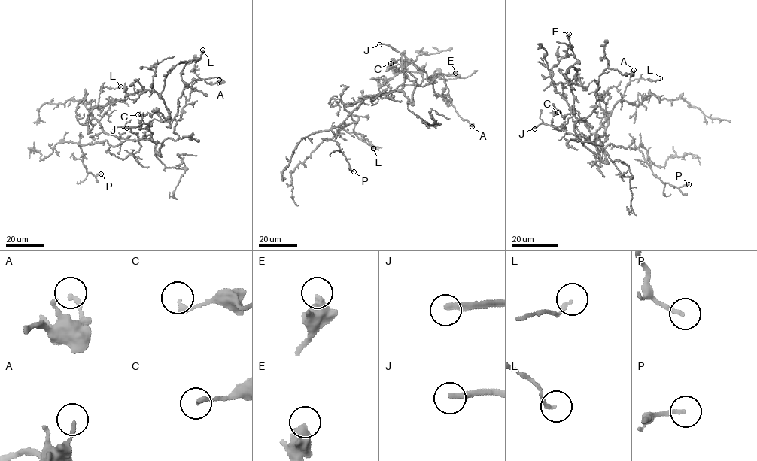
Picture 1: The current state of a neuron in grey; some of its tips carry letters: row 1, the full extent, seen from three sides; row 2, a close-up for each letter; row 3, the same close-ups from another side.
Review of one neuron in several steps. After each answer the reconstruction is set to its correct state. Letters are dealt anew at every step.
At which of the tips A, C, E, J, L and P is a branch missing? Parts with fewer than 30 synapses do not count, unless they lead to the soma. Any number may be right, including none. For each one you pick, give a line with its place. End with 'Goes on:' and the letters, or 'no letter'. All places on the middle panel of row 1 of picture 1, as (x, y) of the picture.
J: Place: (379, 44)
Goes on: J

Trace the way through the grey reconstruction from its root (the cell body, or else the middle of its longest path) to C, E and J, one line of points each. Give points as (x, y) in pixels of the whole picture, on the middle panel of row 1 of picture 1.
C: (386, 92), (401, 91), (408, 102), (413, 102), (414, 86), (431, 83), (409, 62), (398, 59), (390, 63)
E: (386, 92), (401, 91), (413, 102), (414, 86), (430, 83), (435, 71), (434, 80), (455, 73)
J: (386, 92), (394, 91), (404, 82), (405, 77), (401, 54), (389, 46), (379, 44)

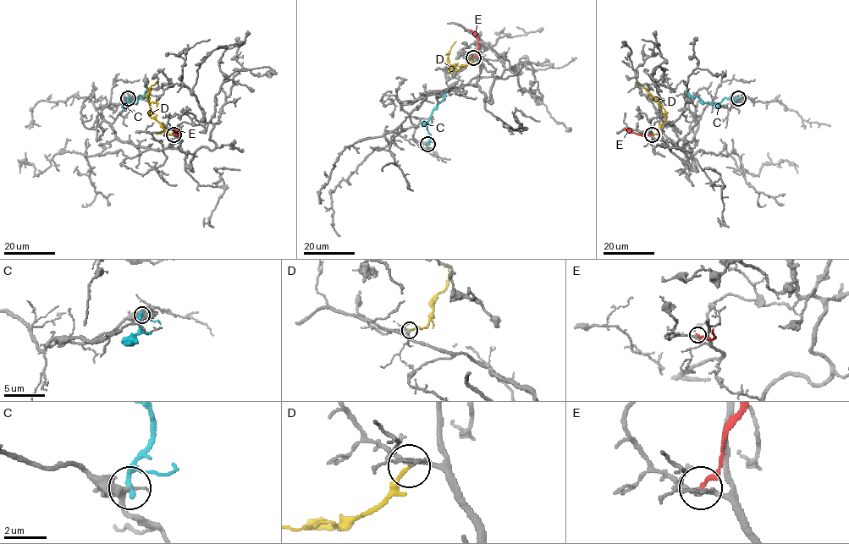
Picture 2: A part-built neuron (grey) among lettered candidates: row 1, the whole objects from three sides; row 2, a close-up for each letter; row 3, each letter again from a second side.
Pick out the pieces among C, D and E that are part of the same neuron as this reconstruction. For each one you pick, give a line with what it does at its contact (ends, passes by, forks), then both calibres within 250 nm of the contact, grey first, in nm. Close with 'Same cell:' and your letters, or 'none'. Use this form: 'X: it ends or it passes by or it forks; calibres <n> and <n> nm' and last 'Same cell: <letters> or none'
D: it ends; calibres 190 and 190 nm
Same cell: D

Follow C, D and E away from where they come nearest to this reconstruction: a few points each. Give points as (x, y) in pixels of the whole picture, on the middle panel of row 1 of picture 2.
C: (427, 143), (430, 134), (427, 129), (428, 119), (445, 93)
D: (473, 58), (457, 70), (449, 71), (449, 51), (455, 41)
E: (474, 57), (479, 46), (478, 37), (469, 30)

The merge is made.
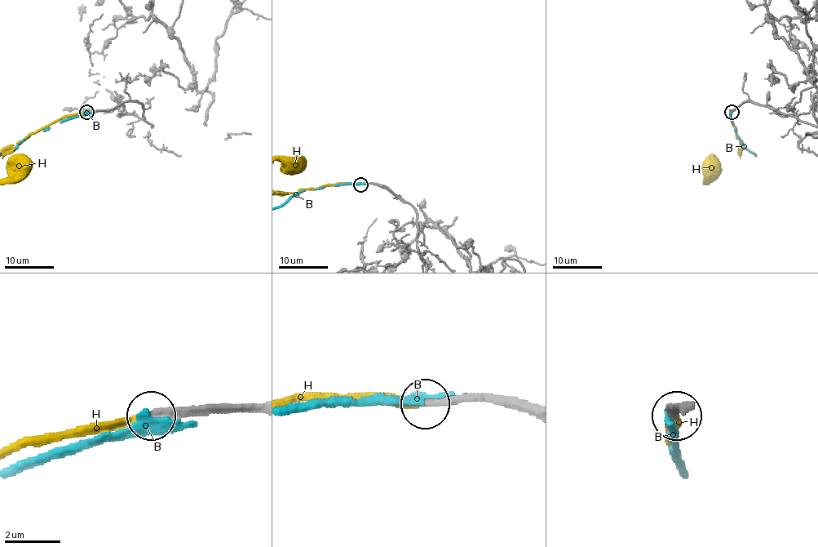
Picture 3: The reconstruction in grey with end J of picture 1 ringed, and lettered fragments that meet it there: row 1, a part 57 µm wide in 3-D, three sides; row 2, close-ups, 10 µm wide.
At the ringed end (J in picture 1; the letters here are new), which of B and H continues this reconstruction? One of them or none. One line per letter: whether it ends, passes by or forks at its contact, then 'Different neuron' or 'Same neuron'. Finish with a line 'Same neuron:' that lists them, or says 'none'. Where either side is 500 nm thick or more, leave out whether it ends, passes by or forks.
B: It ends there. Different neuron
H: It ends there. Same neuron
Same neuron: H

